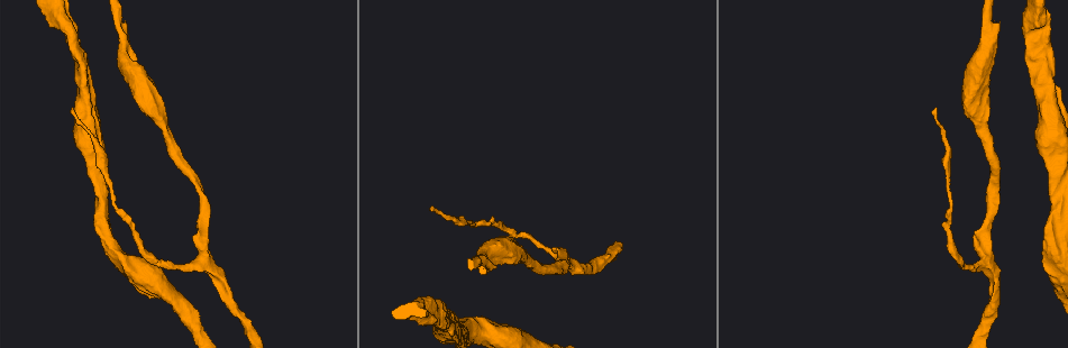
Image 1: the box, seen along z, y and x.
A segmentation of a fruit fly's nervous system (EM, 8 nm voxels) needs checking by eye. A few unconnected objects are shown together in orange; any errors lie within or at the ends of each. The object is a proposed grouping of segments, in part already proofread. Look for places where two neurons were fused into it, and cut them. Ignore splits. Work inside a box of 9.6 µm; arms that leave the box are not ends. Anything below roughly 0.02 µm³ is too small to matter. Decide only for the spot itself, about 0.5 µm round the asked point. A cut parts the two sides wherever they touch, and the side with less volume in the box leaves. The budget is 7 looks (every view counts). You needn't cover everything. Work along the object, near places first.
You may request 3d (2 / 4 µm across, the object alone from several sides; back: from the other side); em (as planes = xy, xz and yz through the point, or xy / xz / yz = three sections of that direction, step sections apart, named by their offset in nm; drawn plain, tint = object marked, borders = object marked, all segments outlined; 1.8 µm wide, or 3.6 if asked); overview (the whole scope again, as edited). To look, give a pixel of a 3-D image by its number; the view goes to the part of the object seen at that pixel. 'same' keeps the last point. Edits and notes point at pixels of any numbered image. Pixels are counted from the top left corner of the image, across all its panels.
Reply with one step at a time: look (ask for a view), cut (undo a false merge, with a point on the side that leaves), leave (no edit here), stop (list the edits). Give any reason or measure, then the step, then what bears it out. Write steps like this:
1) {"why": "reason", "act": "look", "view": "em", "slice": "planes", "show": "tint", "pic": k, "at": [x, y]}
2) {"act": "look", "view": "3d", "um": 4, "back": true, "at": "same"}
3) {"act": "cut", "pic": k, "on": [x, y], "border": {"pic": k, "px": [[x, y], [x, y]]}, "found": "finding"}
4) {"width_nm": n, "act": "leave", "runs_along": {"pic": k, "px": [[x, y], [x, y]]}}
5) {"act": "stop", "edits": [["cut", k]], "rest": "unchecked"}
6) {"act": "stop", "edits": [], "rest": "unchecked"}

{"why": "sudden change in width", "act": "look", "view": "em", "slice": "planes", "show": "plain", "pic": 1, "at": [1057, 156]}

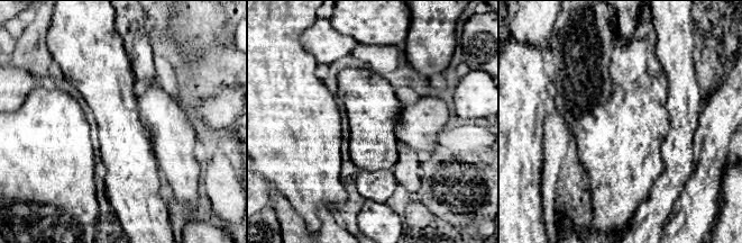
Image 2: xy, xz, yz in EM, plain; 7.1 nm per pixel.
{"why": "with the object marked", "act": "look", "view": "em", "slice": "planes", "show": "tint", "at": "same"}

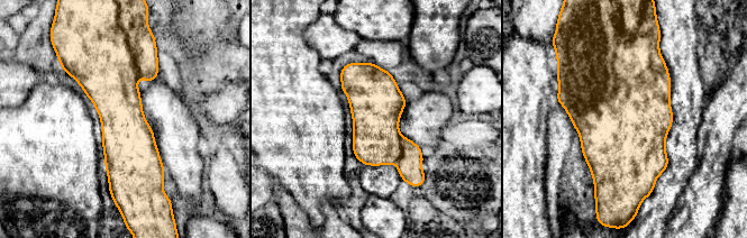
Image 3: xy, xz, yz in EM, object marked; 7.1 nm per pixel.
{"width_nm": 380, "act": "leave", "found": "one neuron here"}

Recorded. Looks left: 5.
{"act": "look", "view": "3d", "um": 2, "pic": 1, "at": [122, 44]}

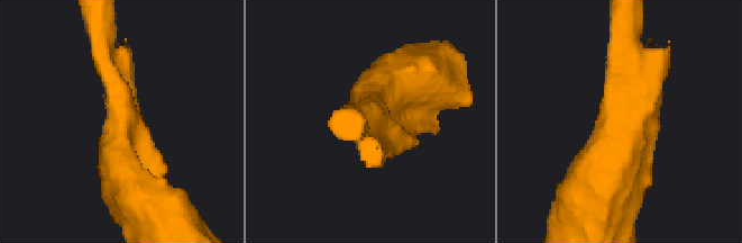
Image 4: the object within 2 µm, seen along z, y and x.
{"why": "shape alone is not enough", "act": "look", "view": "em", "slice": "planes", "show": "tint", "pic": 4, "at": [621, 115]}

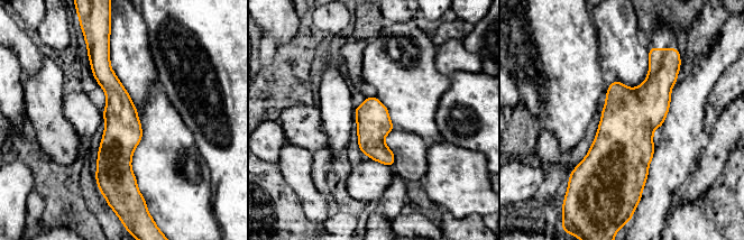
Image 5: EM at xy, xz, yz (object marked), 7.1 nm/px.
{"width_nm": 240, "act": "leave", "runs_along": {"pic": 5, "px": [[106, 57], [117, 95], [117, 190]]}, "found": "one neuron here"}

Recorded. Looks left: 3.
{"why": "sudden change in width", "act": "look", "view": "3d", "um": 2, "back": true, "pic": 1, "at": [1049, 241]}

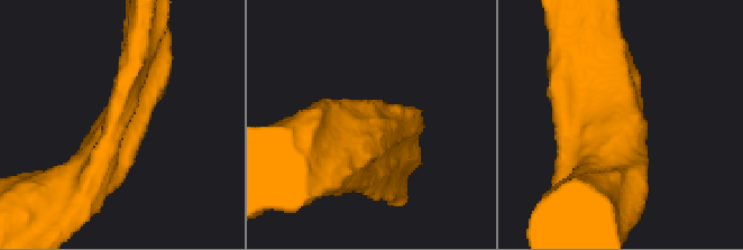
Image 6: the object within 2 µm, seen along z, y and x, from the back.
{"why": "need the tissue", "act": "look", "view": "em", "slice": "xy", "step": 8, "show": "tint", "pic": 6, "at": [112, 132]}

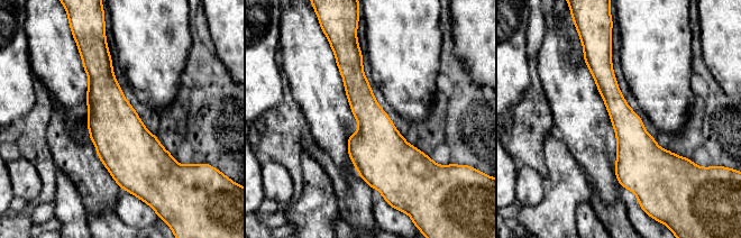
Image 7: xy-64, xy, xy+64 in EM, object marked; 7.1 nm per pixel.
{"act": "look", "view": "em", "slice": "planes", "show": "tint", "at": "same"}

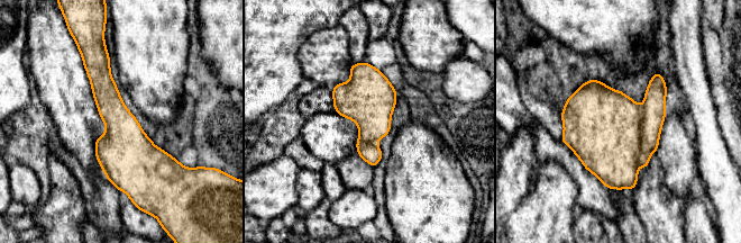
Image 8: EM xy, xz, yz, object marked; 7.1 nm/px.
{"width_nm": 320, "act": "leave", "found": "continuous, no second neuron"}

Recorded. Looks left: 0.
{"act": "stop", "edits": [], "rest": "unchecked"}

